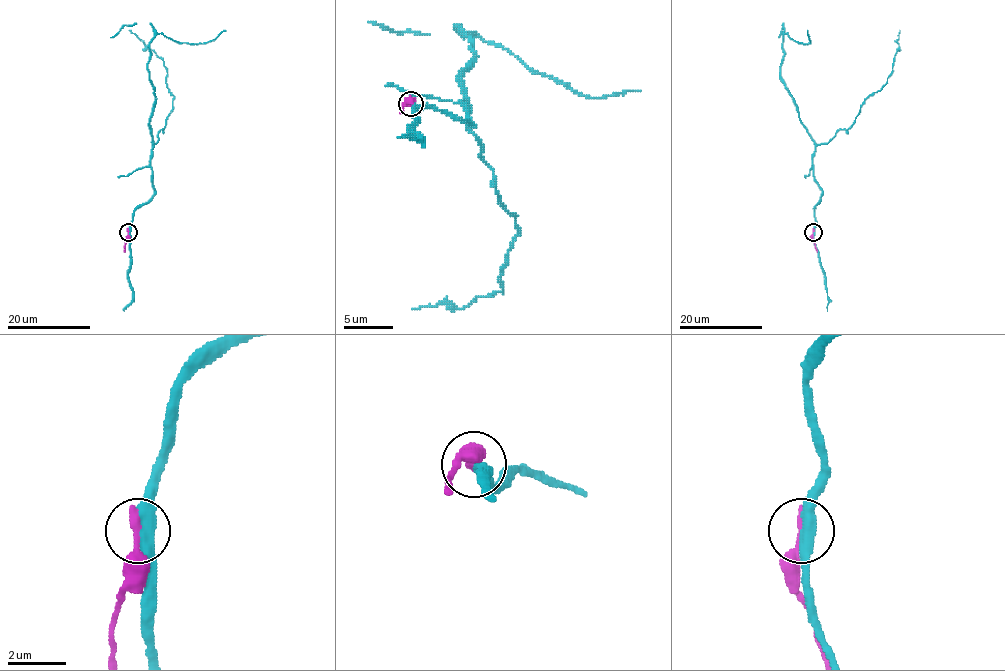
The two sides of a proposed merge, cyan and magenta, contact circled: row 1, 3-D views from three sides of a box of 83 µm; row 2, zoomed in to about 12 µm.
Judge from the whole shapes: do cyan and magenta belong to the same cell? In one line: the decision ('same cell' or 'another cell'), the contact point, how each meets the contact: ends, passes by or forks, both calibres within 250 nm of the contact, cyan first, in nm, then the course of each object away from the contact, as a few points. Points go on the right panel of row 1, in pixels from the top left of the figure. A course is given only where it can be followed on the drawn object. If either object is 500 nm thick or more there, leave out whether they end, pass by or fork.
another cell; at (813, 232); cyan passes by; magenta ends there; 440 nm thick on the cyan side, 320 nm on the other; cyan runs (813, 232), (822, 190), (813, 167), (815, 141), (780, 76), (783, 36), (809, 43), (807, 30); magenta runs (813, 232), (817, 252)

